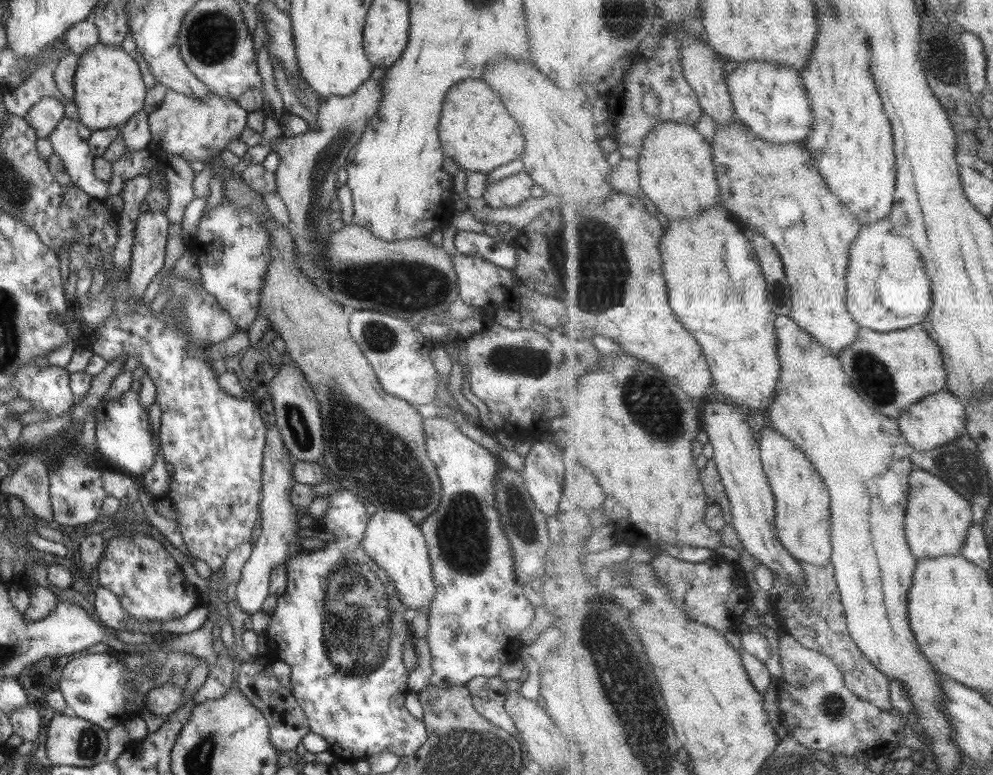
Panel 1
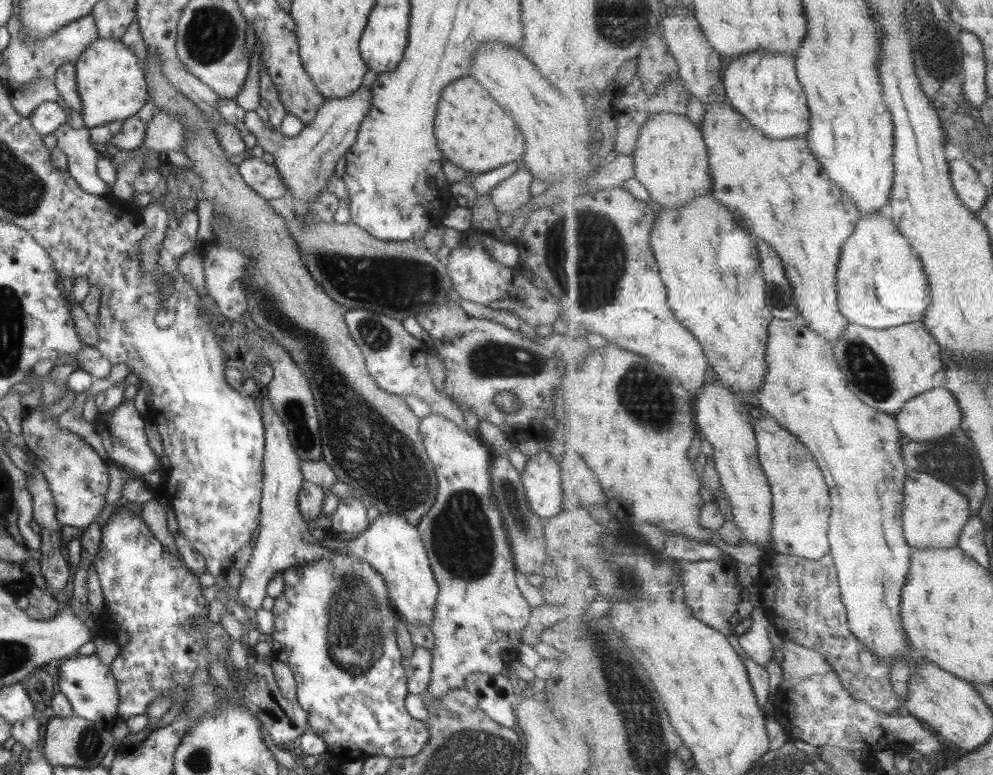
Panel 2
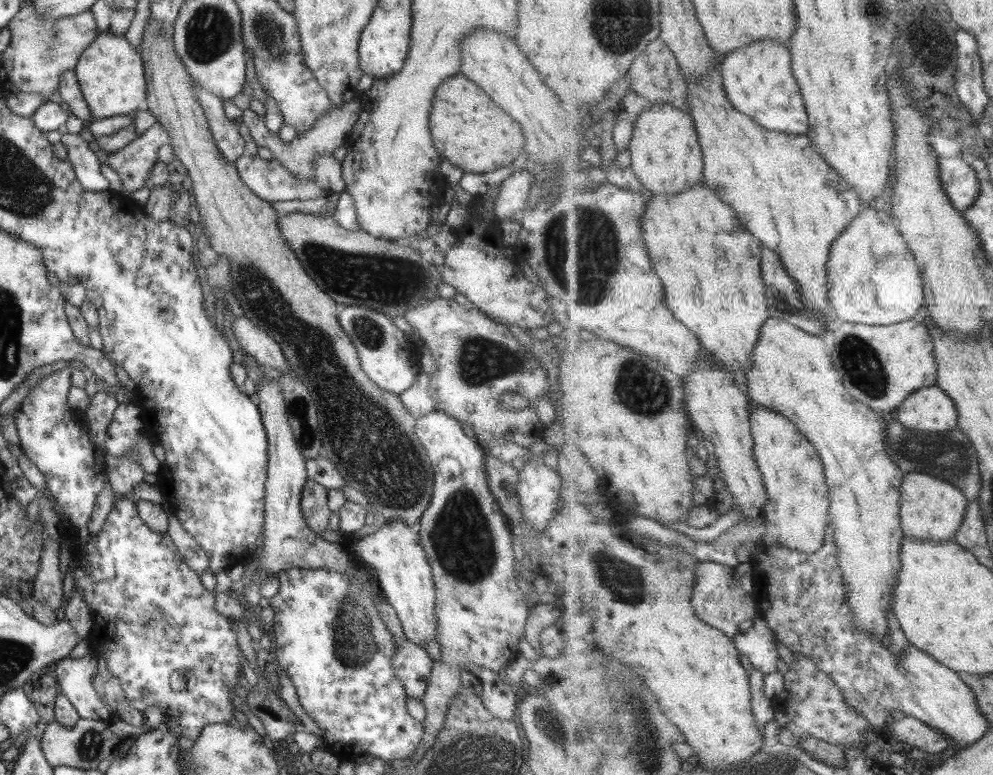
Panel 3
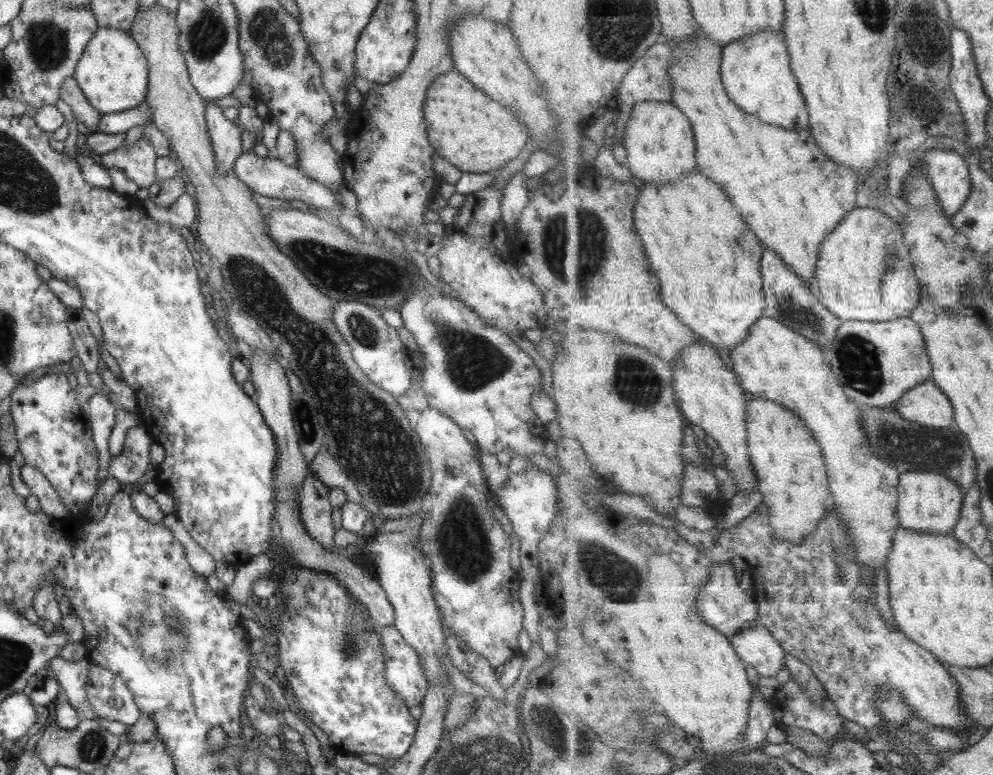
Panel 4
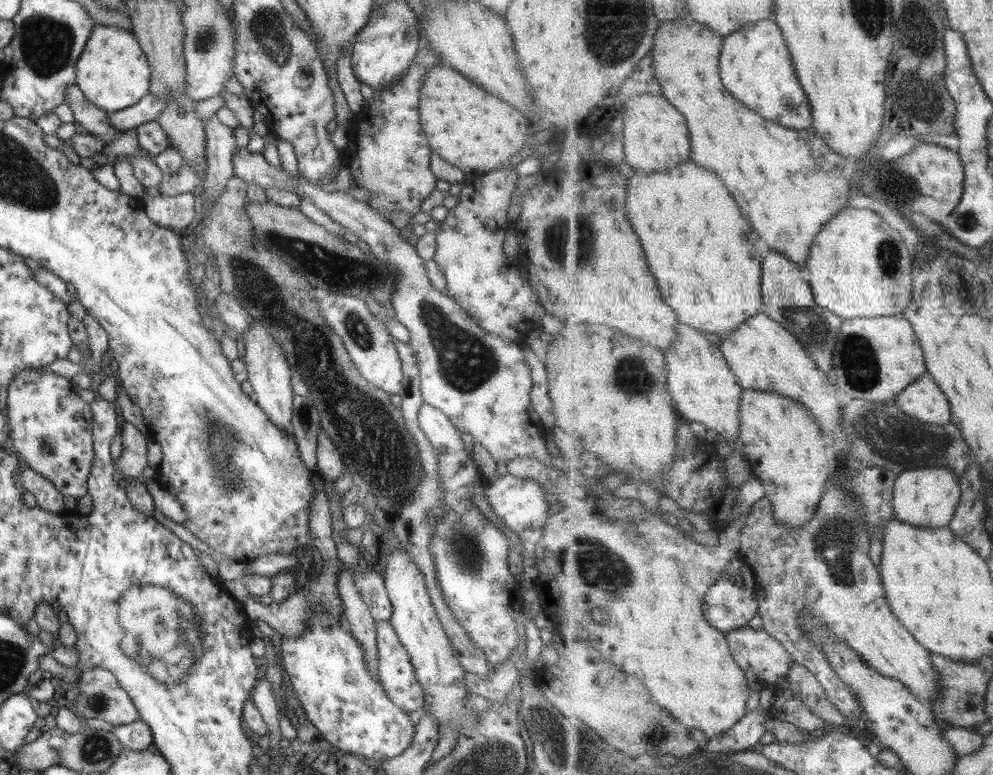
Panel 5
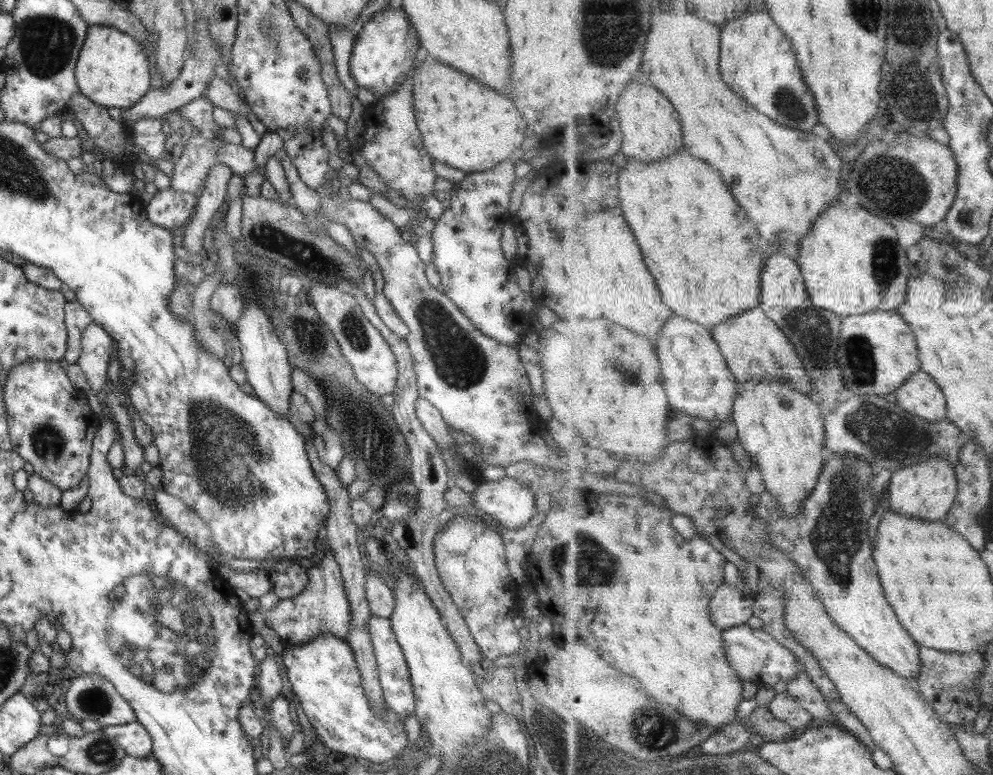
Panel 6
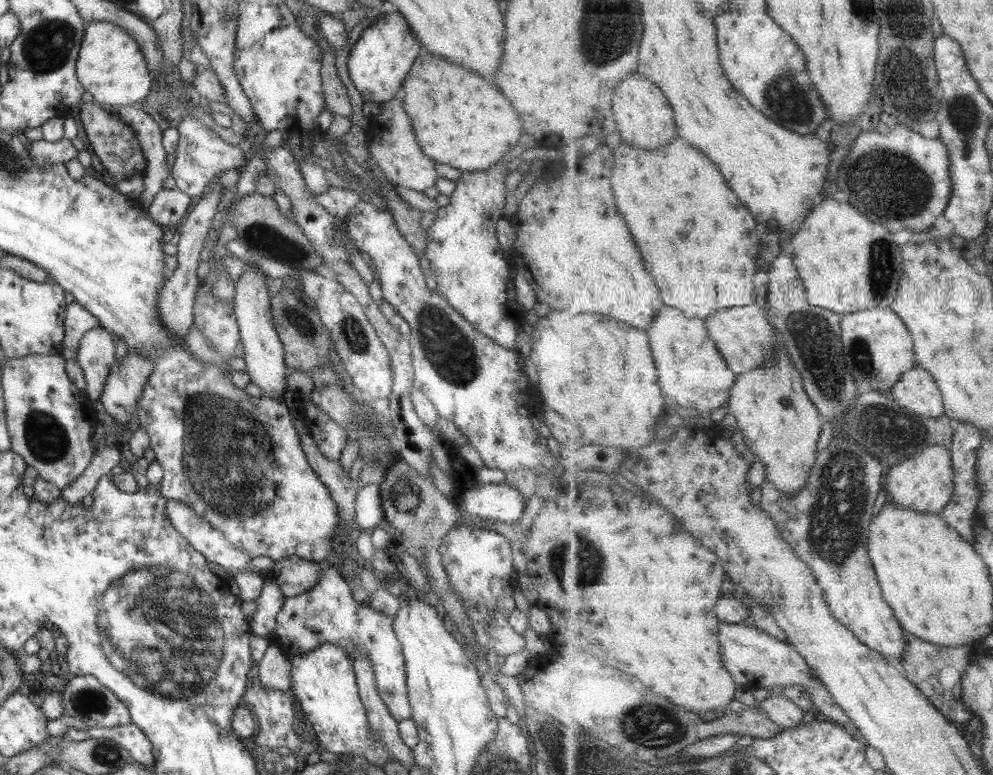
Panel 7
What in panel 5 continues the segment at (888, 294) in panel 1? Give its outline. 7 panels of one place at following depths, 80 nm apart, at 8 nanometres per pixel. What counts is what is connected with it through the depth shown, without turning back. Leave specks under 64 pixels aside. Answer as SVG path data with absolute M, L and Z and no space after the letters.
M845 208L845 210L838 212L816 236L816 239L811 245L811 252L804 270L806 271L809 285L811 285L813 293L816 295L816 302L819 303L821 307L832 311L834 314L837 314L837 316L841 316L844 320L853 318L881 318L883 316L903 315L905 310L909 309L909 306L913 304L913 259L913 251L905 244L900 232L895 230L895 228L891 228L879 214L875 214L875 212L869 210L869 208L863 208L863 210L859 210L859 208Z

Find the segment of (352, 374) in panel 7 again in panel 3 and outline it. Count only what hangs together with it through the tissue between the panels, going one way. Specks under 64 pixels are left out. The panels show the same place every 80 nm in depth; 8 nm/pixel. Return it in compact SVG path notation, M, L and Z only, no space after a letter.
M344 306L337 316L337 323L357 351L359 367L381 390L394 395L407 390L420 372L420 351L399 331L390 318L361 306Z

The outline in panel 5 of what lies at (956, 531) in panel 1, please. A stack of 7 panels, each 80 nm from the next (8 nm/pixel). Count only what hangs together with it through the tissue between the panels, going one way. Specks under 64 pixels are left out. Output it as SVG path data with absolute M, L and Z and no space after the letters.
M925 466L899 474L894 490L894 509L897 518L922 527L949 527L954 519L962 492L960 481L947 467Z

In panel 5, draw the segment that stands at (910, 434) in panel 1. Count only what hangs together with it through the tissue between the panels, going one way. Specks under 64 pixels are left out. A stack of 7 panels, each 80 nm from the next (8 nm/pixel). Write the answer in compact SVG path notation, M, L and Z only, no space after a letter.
M928 372L898 394L894 403L909 416L927 424L945 426L951 423L950 400Z

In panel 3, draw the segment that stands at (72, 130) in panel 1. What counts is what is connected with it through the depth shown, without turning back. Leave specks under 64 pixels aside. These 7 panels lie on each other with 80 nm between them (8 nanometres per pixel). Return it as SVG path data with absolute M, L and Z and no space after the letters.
M62 128L61 144L66 148L66 159L73 165L74 176L88 191L106 191L107 180L99 171L99 161L79 134L67 133Z

